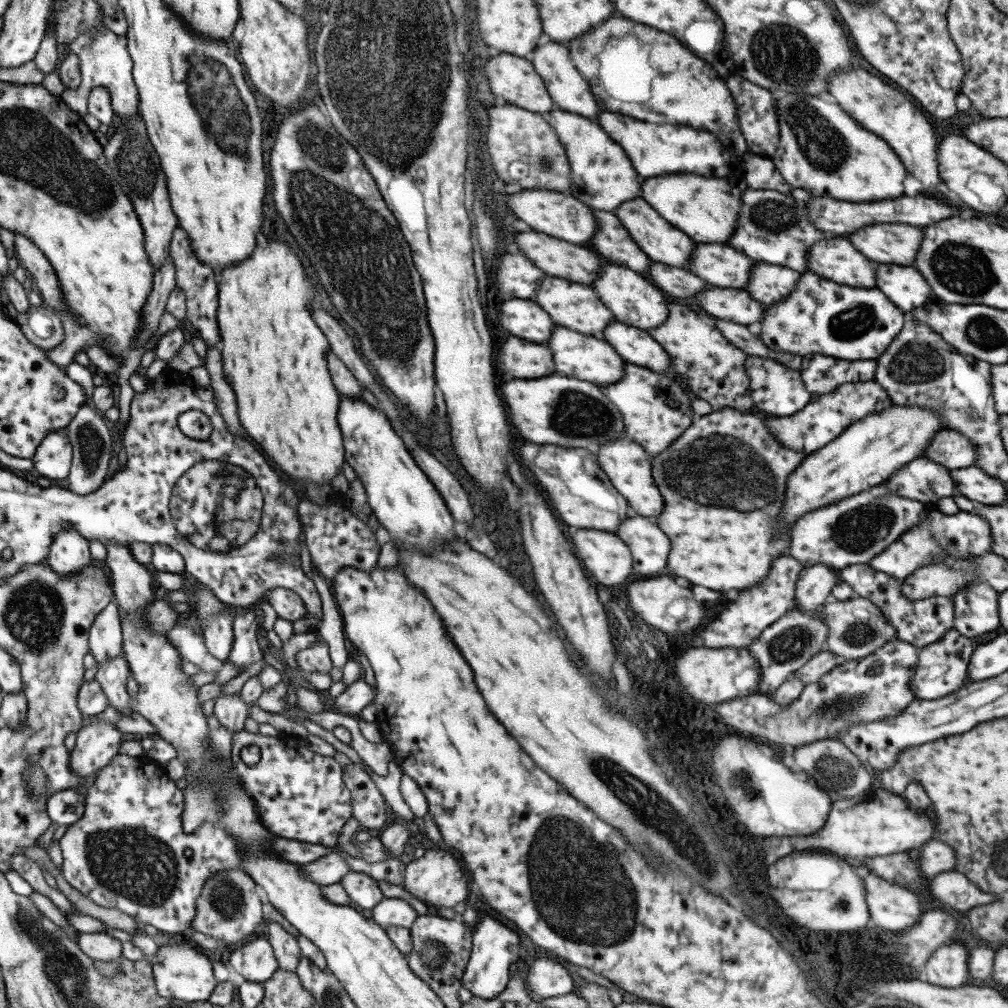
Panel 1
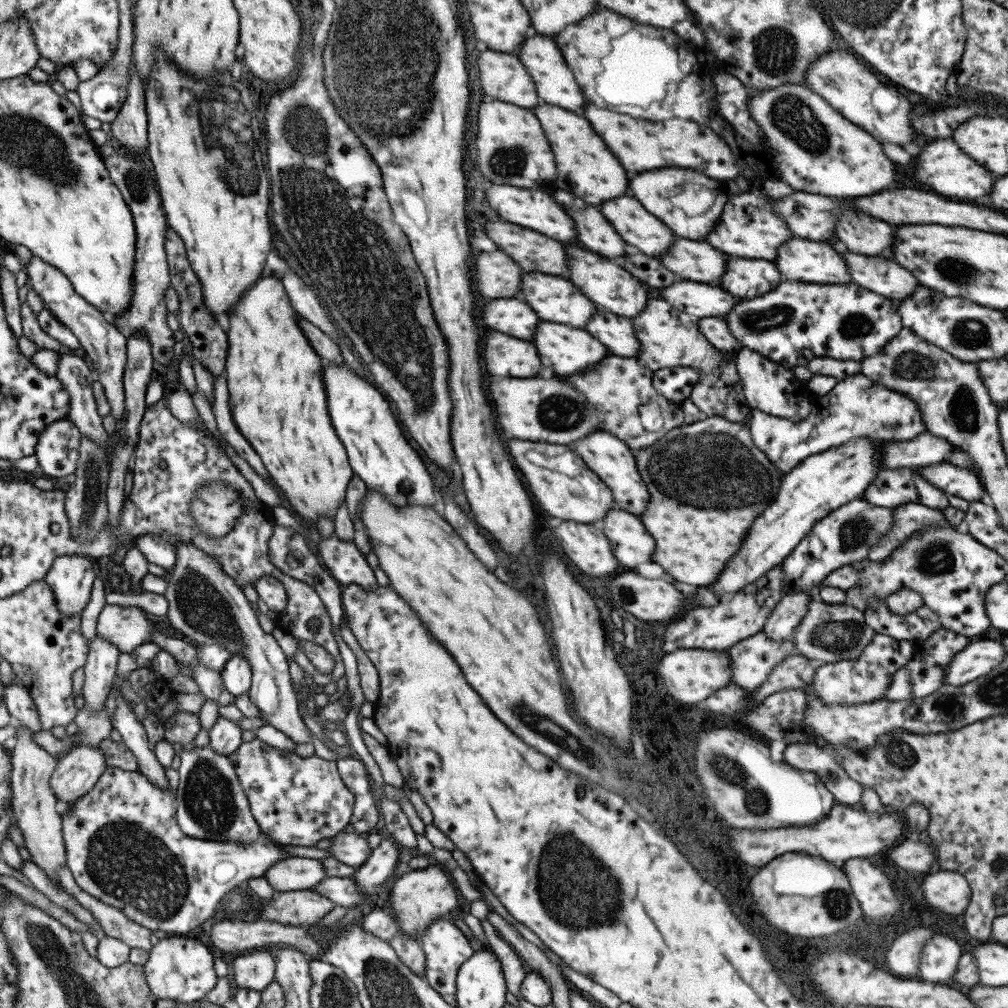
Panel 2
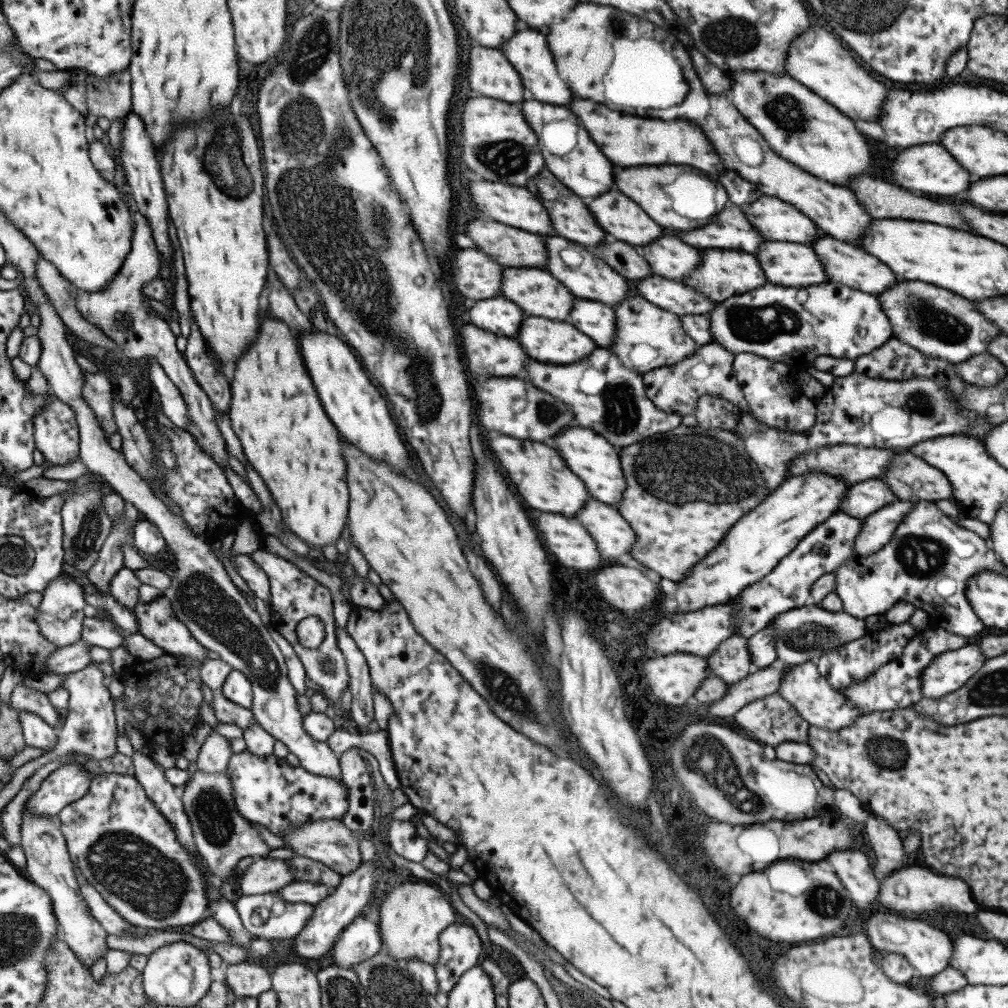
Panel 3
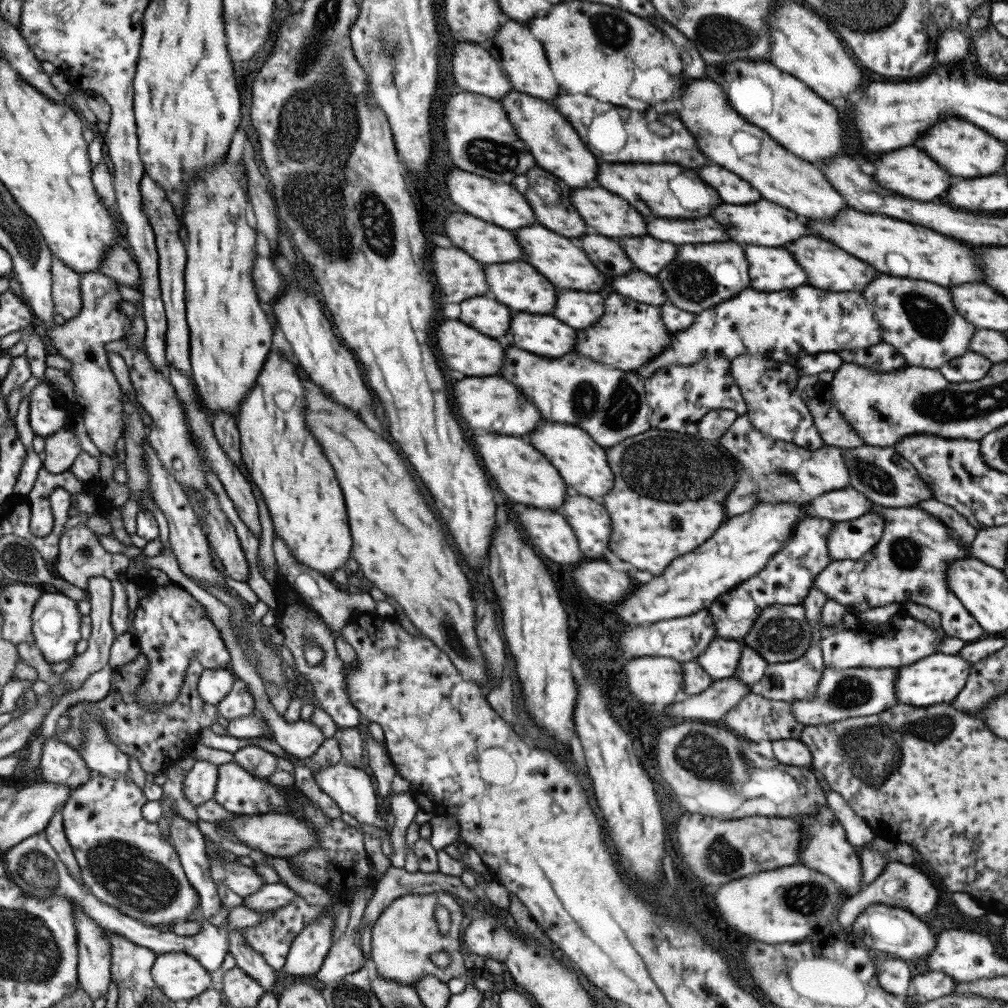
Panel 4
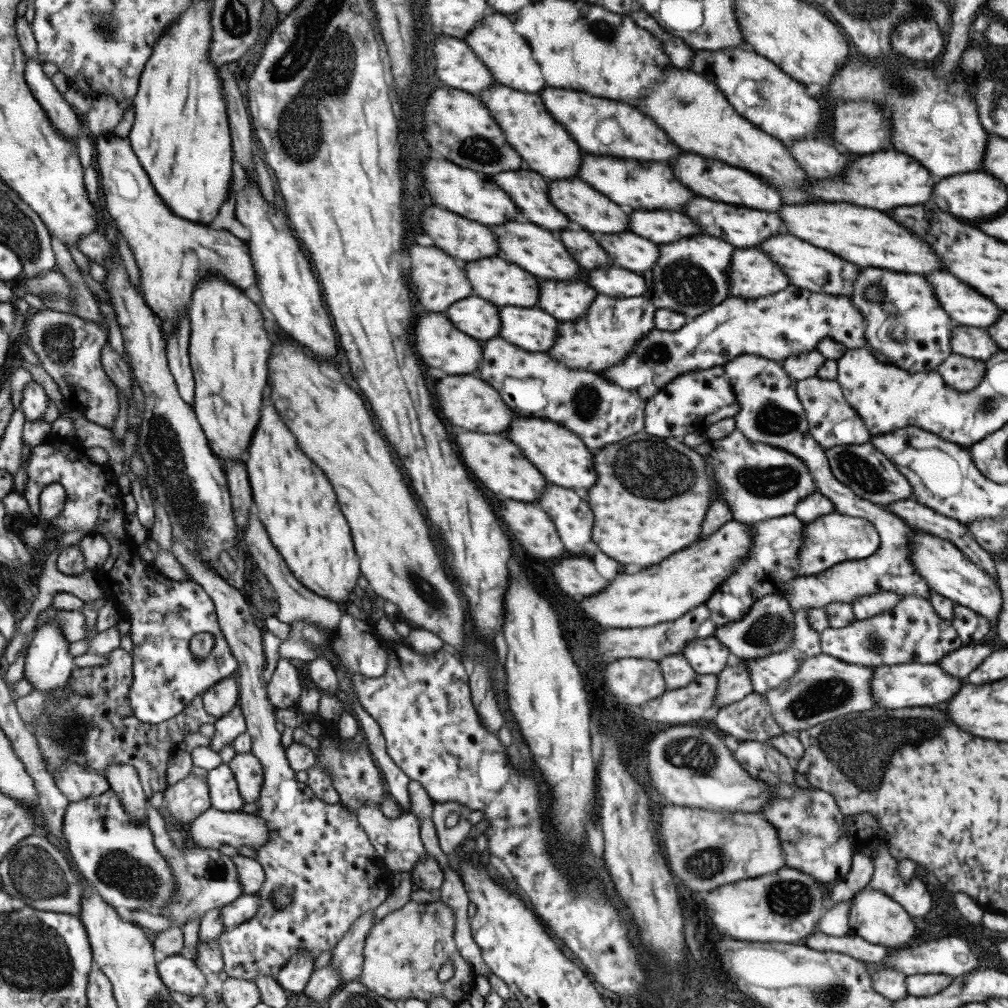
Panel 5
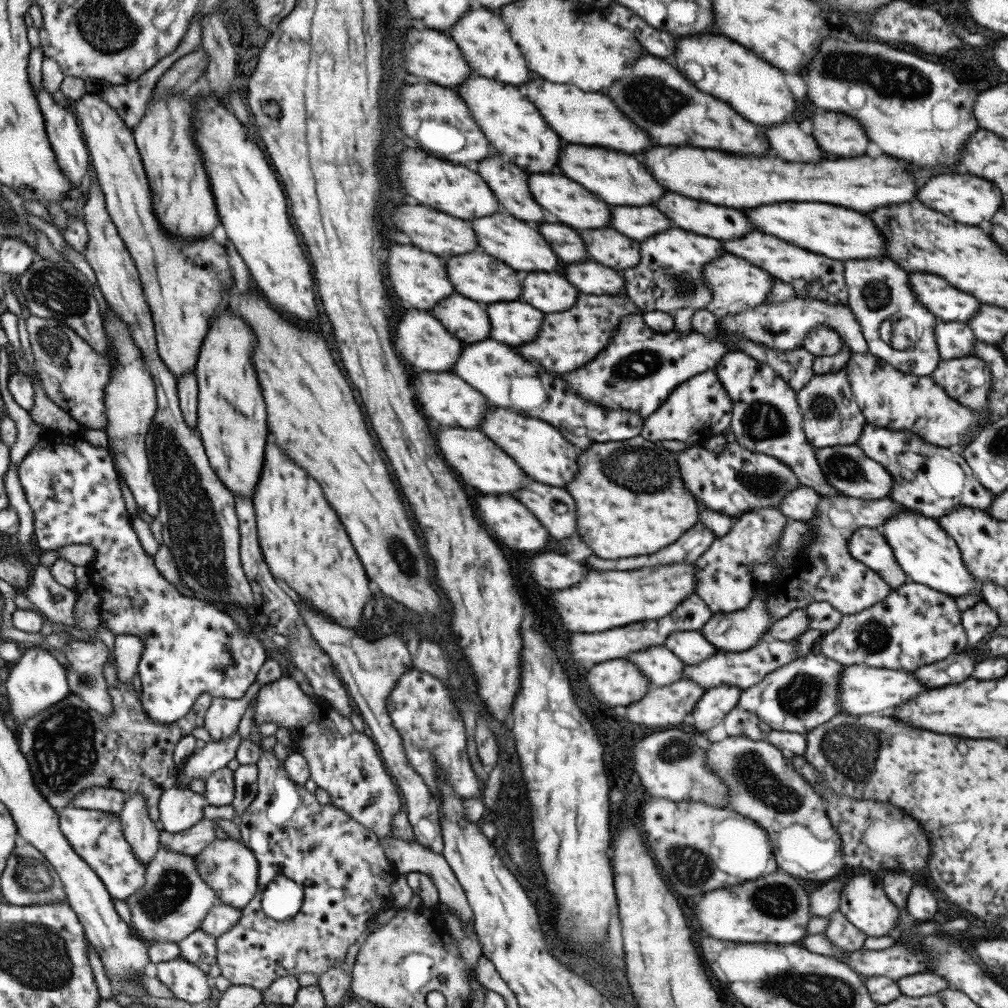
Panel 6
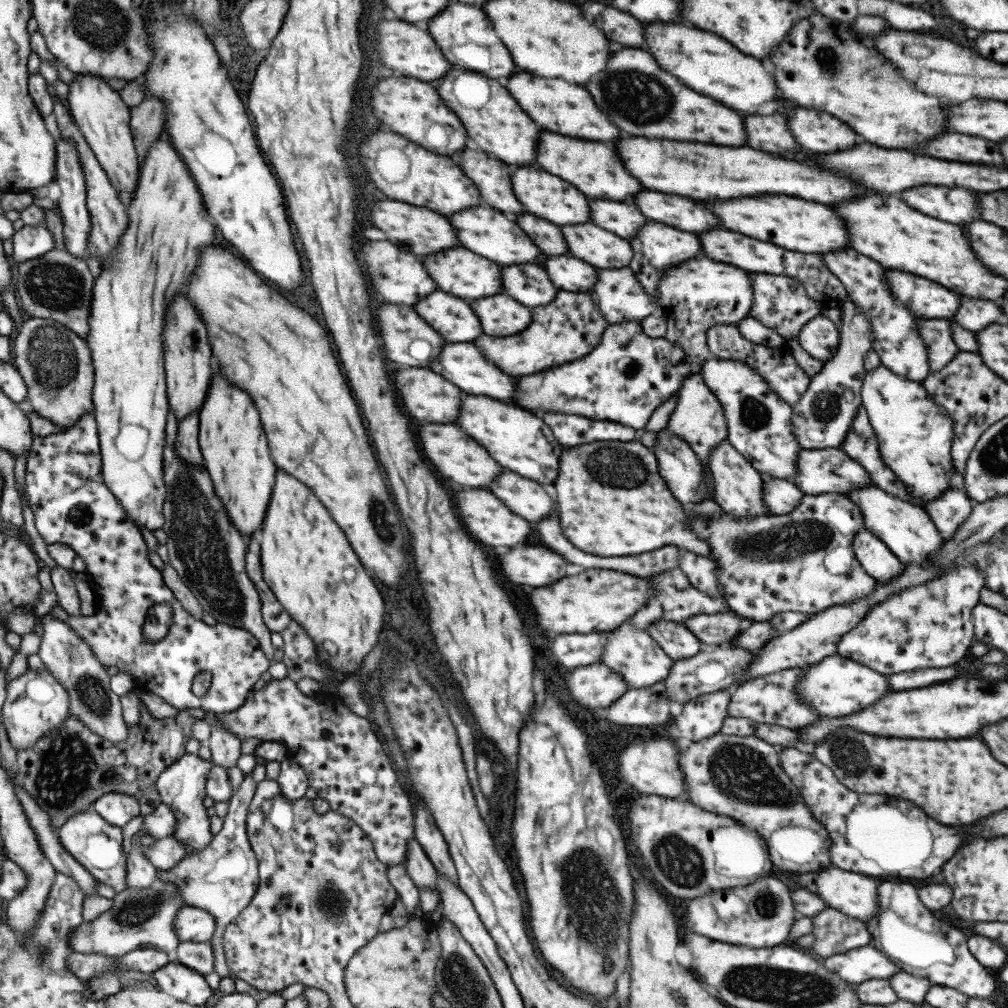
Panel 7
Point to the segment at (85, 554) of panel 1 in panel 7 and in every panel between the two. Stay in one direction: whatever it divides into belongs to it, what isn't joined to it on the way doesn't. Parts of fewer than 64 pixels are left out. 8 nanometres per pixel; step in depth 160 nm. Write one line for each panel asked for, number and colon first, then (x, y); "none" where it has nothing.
2: (70, 577)
3: (60, 618)
4: (55, 620)
5: (47, 665)
6: (37, 680)
7: (35, 705)

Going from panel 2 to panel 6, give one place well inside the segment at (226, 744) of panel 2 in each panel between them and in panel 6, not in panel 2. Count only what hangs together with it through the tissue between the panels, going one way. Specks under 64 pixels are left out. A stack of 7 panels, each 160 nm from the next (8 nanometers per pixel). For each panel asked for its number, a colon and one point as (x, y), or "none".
3: (213, 755)
4: (198, 783)
5: (186, 799)
6: (178, 808)

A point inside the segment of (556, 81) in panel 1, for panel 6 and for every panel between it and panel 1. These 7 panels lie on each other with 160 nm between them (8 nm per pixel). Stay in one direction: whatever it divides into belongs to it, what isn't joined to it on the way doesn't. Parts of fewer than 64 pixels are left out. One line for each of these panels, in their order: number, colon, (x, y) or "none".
2: (553, 83)
3: (526, 51)
4: (522, 59)
5: (507, 57)
6: (484, 44)

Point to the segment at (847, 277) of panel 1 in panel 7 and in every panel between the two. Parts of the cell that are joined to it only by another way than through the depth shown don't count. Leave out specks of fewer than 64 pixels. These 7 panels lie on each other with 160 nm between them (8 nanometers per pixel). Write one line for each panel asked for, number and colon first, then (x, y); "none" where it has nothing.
2: (800, 260)
3: (789, 264)
4: (770, 269)
5: (751, 274)
6: (735, 286)
7: (694, 295)

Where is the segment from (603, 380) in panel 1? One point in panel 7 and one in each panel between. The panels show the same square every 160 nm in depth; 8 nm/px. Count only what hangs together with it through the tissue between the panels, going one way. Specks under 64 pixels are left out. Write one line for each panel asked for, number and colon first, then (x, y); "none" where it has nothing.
2: (568, 350)
3: (548, 341)
4: (543, 335)
5: (527, 328)
6: (513, 323)
7: (498, 315)

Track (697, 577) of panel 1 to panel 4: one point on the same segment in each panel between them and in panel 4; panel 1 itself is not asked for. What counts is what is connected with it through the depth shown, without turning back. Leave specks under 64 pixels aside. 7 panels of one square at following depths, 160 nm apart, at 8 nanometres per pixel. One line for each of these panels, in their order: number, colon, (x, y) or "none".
2: (707, 482)
3: (671, 534)
4: (647, 531)

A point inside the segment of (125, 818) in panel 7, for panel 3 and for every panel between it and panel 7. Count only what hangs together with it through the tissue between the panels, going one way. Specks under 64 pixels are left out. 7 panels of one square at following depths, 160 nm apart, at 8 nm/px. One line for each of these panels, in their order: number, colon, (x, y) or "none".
3: (36, 733)
4: (60, 764)
5: (75, 782)
6: (104, 799)

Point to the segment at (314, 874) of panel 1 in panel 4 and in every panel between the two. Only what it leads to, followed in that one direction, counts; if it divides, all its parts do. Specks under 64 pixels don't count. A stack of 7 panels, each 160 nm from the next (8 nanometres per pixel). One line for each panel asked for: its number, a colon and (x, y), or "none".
2: (292, 873)
3: (263, 875)
4: (241, 880)

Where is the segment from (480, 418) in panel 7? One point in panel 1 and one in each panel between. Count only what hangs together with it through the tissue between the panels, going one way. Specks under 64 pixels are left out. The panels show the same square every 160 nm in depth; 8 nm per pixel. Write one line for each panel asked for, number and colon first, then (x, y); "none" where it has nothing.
1: (627, 466)
2: (603, 453)
3: (588, 455)
4: (583, 466)
5: (560, 456)
6: (539, 450)

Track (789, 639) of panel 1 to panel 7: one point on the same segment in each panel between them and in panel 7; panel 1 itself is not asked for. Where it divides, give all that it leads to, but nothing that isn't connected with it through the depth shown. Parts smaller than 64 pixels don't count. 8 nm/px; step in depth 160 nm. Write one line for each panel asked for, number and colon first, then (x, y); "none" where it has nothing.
2: (750, 660)
3: (730, 662)
4: (719, 660)
5: (705, 655)
6: (690, 647)
7: (675, 640)

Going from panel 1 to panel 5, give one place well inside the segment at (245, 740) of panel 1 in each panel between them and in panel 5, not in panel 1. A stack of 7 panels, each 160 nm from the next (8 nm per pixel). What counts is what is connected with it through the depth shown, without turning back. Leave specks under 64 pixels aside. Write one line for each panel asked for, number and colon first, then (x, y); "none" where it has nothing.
2: (297, 801)
3: (265, 790)
4: (235, 790)
5: (222, 789)

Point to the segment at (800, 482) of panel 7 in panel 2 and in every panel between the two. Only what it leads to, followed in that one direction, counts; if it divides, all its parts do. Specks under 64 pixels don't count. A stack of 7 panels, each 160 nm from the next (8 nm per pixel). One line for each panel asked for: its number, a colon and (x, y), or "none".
2: (952, 480)
3: (909, 478)
4: (883, 477)
5: (865, 471)
6: (845, 467)

